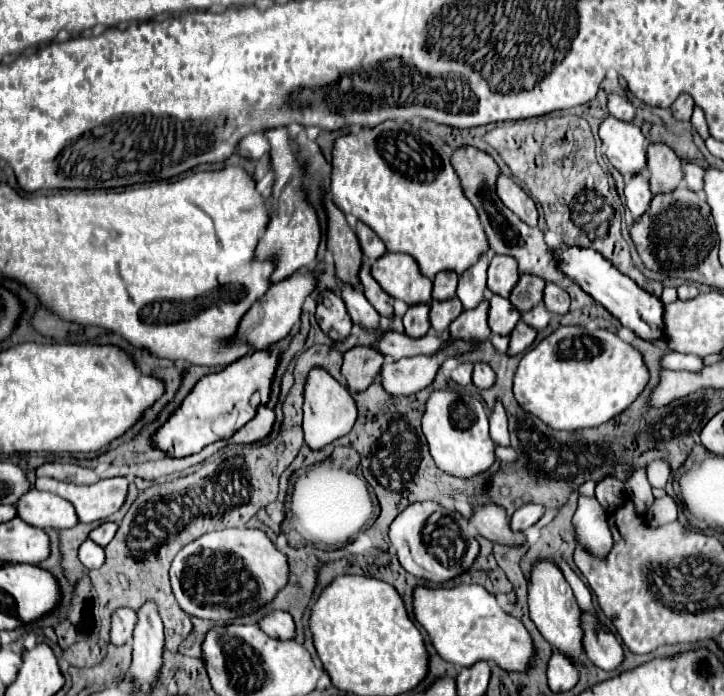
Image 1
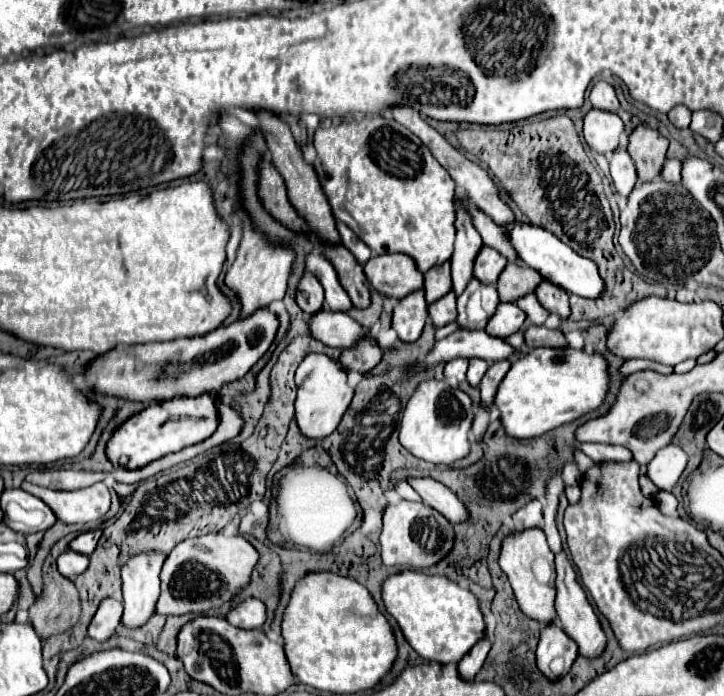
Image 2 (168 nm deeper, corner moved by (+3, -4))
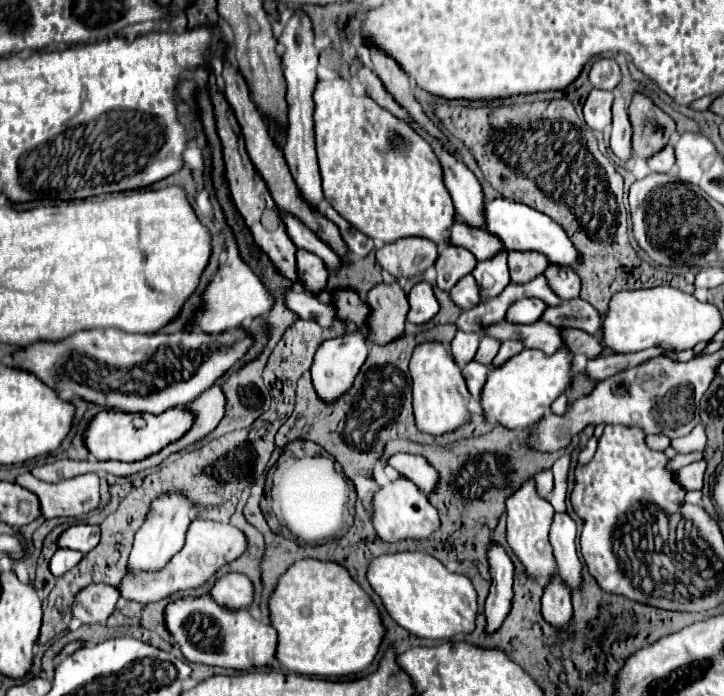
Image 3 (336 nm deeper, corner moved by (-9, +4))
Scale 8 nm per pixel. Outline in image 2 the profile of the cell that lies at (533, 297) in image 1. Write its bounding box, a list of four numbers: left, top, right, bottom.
[496,264,542,304]

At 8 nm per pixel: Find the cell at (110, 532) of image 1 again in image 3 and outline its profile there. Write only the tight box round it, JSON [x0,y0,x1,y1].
[58,524,100,554]

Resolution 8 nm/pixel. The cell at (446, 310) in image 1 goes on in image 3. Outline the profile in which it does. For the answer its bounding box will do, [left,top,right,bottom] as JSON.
[450,274,480,310]

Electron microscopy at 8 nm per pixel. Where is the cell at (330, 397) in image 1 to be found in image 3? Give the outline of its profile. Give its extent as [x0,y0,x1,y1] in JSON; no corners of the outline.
[310,330,370,402]

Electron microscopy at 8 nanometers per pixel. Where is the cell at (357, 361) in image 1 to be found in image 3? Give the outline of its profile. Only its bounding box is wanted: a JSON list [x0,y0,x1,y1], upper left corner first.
[366,282,408,344]

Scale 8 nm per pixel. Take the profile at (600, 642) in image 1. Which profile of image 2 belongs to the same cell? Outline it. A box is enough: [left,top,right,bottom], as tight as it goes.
[556,552,606,660]

